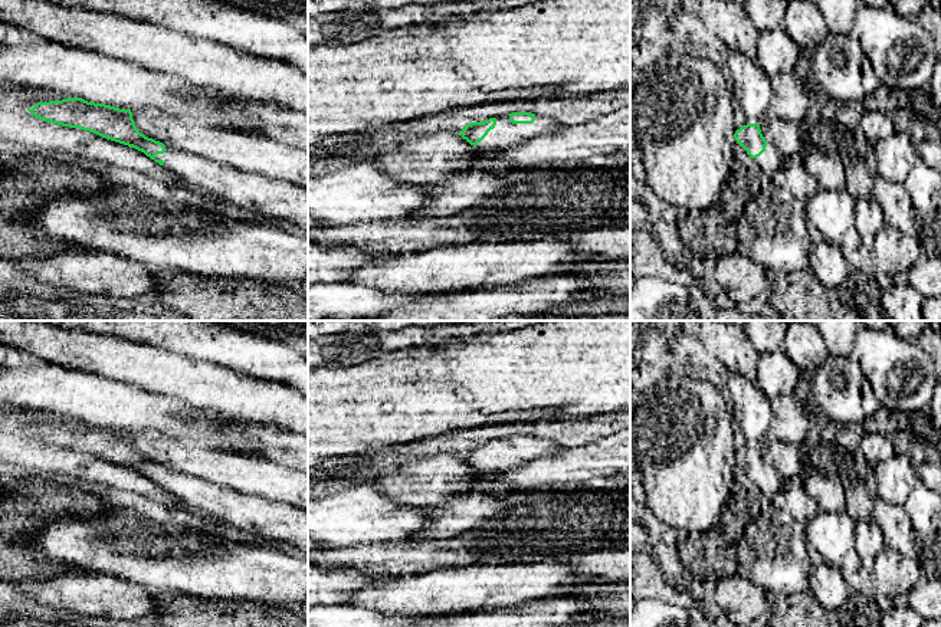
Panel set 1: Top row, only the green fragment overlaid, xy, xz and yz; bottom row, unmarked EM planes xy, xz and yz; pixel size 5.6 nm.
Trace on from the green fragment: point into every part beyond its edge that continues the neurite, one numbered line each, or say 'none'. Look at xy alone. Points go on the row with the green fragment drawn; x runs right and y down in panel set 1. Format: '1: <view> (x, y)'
1: xy (285, 203)

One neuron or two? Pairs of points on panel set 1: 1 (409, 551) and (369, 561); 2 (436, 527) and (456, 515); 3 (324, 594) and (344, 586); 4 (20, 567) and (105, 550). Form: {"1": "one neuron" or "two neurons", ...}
{"1": "one neuron", "2": "one neuron", "3": "one neuron", "4": "two neurons"}

